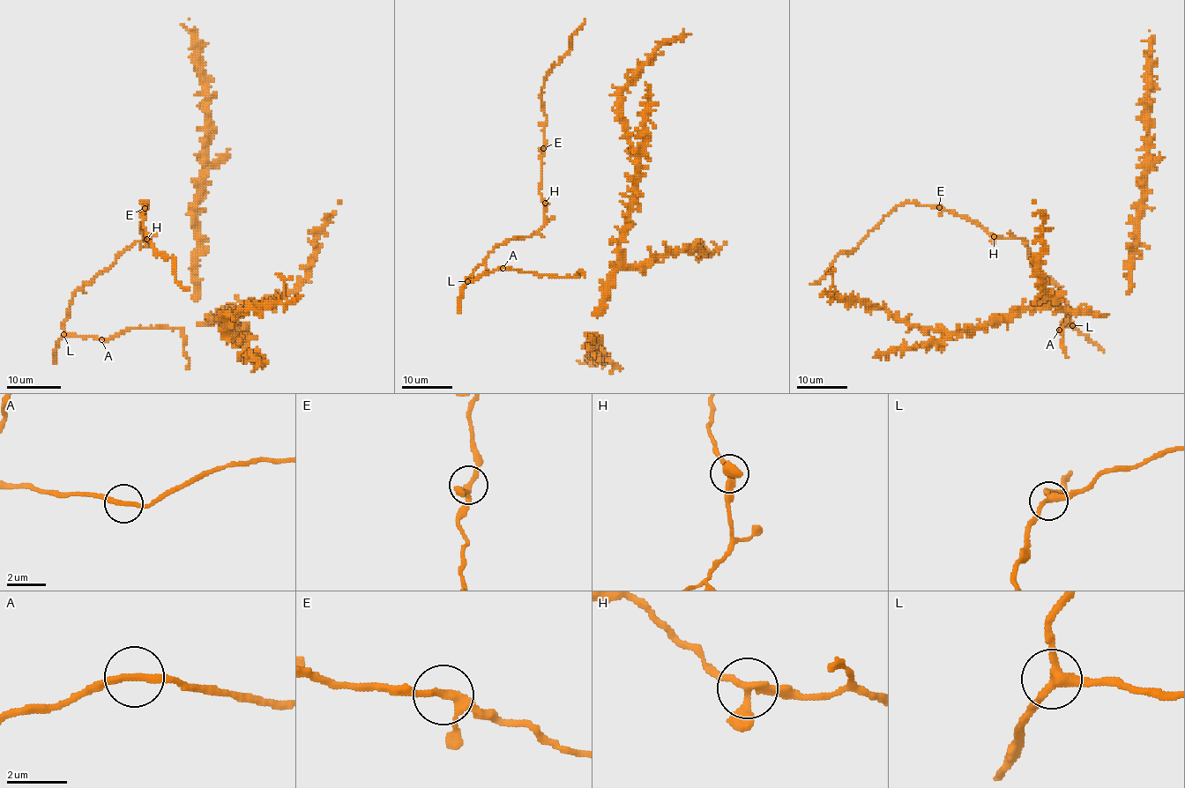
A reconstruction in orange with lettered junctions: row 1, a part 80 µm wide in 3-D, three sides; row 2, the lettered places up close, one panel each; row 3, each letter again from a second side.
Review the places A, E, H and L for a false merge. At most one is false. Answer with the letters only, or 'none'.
none

